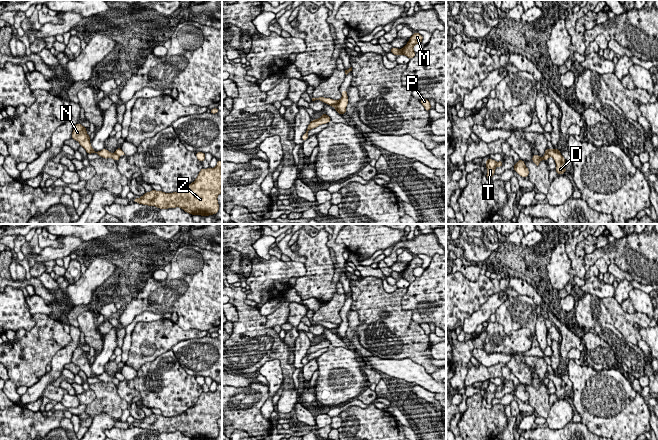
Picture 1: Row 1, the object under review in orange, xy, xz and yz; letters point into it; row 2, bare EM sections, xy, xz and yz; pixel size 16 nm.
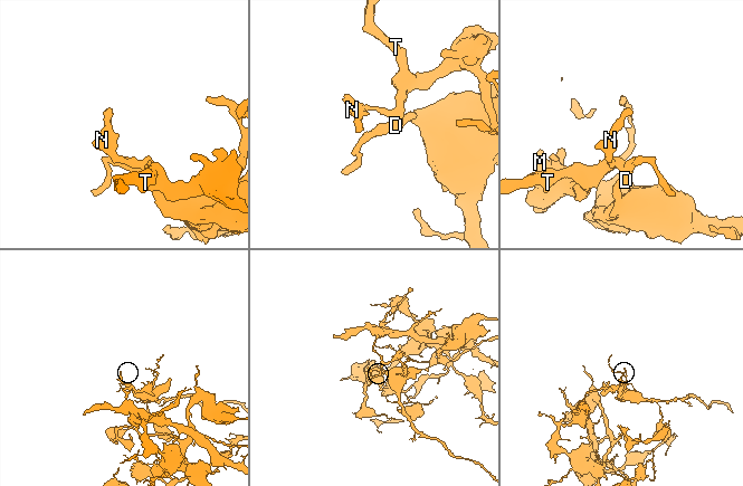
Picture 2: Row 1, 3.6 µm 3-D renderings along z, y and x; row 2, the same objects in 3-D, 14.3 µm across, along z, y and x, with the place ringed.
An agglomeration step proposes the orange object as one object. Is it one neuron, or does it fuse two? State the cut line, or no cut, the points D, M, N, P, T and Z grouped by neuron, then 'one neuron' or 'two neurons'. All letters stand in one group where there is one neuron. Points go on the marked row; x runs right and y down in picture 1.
cut xz (340, 100), (334, 107); groups D Z / M N P T; two neurons

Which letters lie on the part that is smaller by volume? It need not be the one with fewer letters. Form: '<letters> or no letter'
M, N, P, T

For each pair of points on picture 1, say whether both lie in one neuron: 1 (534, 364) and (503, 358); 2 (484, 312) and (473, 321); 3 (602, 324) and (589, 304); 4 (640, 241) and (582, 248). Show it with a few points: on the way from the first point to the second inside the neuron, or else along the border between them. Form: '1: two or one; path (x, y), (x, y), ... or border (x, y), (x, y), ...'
1: two; border (513, 355), (506, 364), (496, 363), (488, 367)
2: one; path (481, 315), (476, 318)
3: one; path (599, 319), (592, 309)
4: two; border (608, 241), (605, 245), (584, 255)

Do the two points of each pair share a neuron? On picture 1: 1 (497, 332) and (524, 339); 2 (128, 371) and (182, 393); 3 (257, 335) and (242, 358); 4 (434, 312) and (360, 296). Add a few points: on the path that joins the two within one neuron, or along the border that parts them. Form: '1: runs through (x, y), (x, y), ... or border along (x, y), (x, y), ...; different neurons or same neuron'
1: runs through (504, 339), (517, 339); same neuron
2: border along (137, 370), (137, 374), (133, 378), (125, 379); different neurons
3: runs through (257, 341), (257, 346), (248, 355); same neuron
4: border along (406, 288), (401, 307), (409, 309), (417, 323); different neurons

